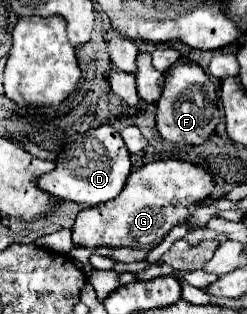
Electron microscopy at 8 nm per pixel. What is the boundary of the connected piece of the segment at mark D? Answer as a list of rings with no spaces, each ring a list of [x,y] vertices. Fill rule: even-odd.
[[[97,126],[87,130],[81,138],[73,136],[65,146],[63,156],[55,160],[55,170],[39,176],[35,184],[43,192],[59,200],[71,200],[83,206],[97,206],[113,200],[123,190],[129,172],[129,150],[125,148],[121,136],[111,126]]]

